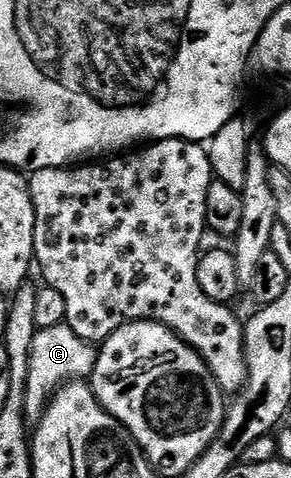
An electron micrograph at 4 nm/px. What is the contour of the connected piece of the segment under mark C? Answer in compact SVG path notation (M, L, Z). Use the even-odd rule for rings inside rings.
M68 324L38 330L31 344L31 366L27 368L26 419L33 424L40 422L45 407L65 383L88 379L97 363L97 352L94 343L84 342Z

